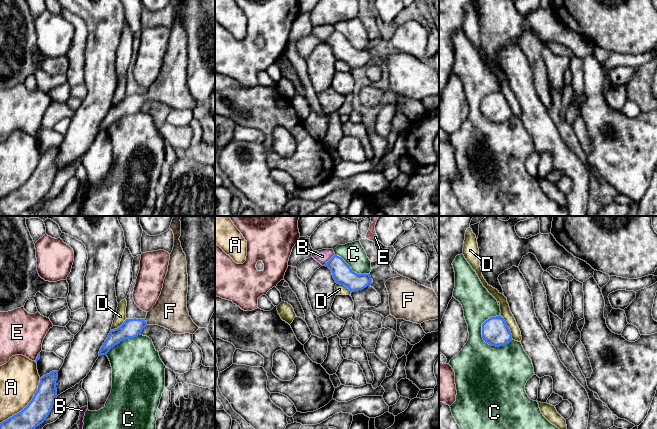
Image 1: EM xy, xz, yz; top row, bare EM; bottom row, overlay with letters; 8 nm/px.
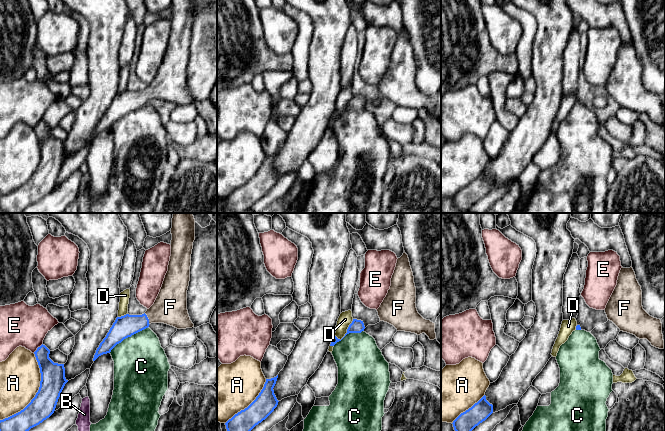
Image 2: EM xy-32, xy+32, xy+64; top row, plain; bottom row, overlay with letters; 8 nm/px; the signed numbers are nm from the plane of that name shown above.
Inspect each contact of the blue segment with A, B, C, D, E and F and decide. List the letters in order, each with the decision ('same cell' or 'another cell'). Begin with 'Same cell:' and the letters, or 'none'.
Same cell: F
A: another cell
B: another cell
C: another cell
D: another cell
E: another cell
F: same cell

